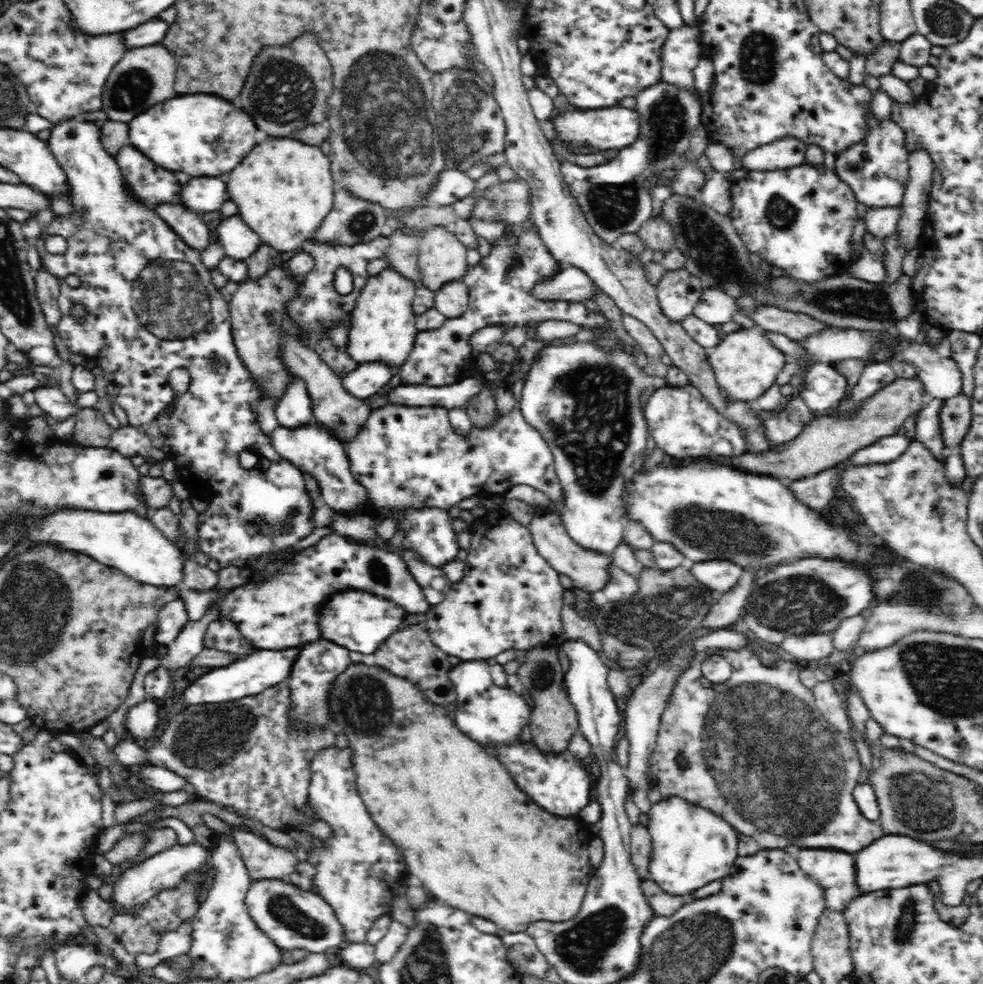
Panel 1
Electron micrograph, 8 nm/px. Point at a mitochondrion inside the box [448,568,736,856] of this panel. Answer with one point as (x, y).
(695, 599)

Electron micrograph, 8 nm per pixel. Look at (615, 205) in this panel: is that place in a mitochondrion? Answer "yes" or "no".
yes

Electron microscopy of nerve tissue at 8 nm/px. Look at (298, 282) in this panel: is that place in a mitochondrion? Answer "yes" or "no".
no

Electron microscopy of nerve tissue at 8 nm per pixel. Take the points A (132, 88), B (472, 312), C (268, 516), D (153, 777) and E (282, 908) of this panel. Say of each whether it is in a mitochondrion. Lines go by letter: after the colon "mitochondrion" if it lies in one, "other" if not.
A: mitochondrion
B: other
C: mitochondrion
D: other
E: mitochondrion

